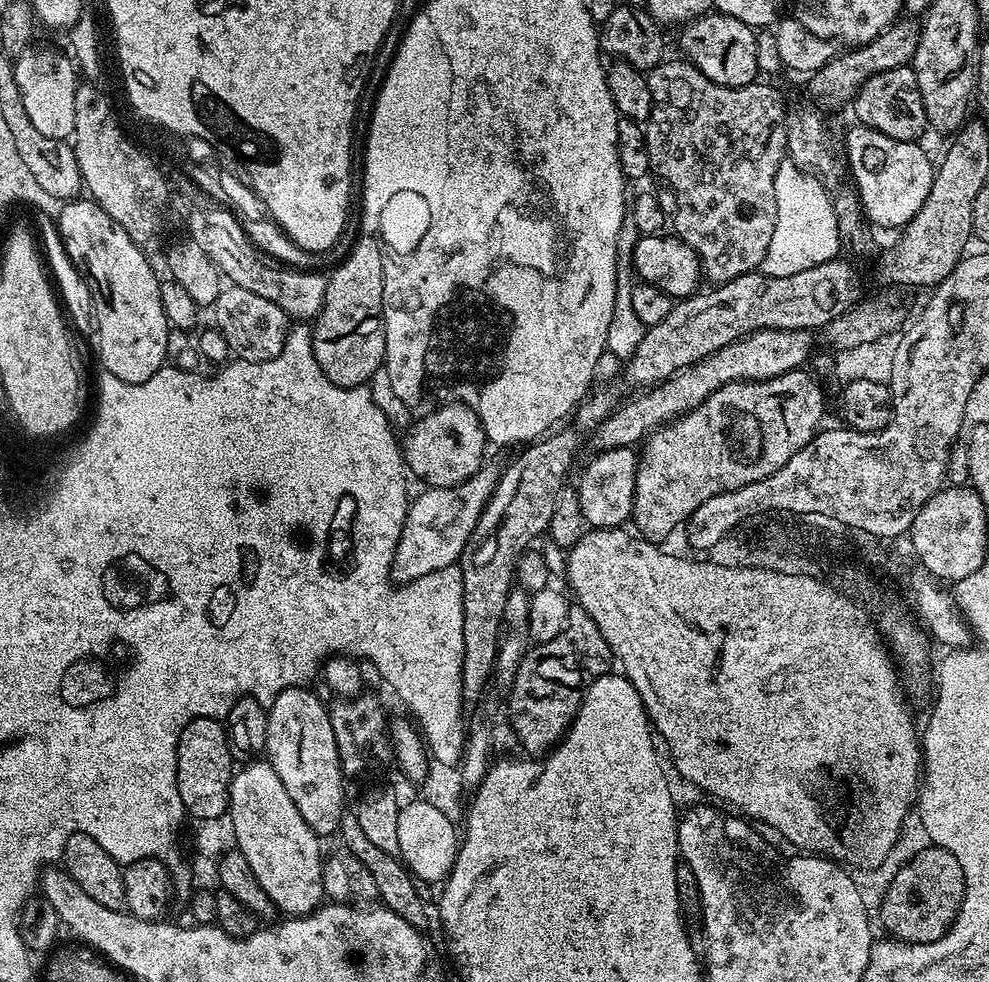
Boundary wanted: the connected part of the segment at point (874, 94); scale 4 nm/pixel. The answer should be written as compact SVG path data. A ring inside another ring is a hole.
M911 66L876 73L857 90L854 99L856 116L861 125L873 128L895 140L919 141L924 131L929 131L926 109L918 90L918 79Z

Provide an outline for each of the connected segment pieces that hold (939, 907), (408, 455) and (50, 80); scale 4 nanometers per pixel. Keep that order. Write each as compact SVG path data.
M927 847L914 853L893 874L880 904L880 920L888 931L885 933L907 944L925 944L945 936L964 901L964 875L958 858L950 850Z
M445 402L435 410L423 413L407 429L406 435L408 437L403 437L402 440L402 451L407 471L411 475L413 472L418 479L425 480L423 483L427 487L445 488L446 486L458 486L462 482L469 480L485 463L484 448L486 449L486 441L484 439L484 428L480 424L480 417L476 415L475 407L469 406L467 403Z
M29 46L14 62L15 81L18 84L19 96L22 98L23 108L30 116L30 122L40 134L45 134L57 142L62 138L69 139L75 128L75 94L80 85L78 81L78 70L69 55L62 55L50 48L36 48Z

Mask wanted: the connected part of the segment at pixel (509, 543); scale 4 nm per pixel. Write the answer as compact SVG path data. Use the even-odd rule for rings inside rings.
M563 428L553 431L539 442L529 443L525 447L528 449L508 469L505 467L501 471L494 494L482 510L464 553L460 555L458 563L462 570L464 591L464 658L460 694L465 705L474 703L483 694L488 679L493 679L500 623L506 610L506 598L514 587L516 562L522 553L529 551L531 544L528 543L535 536L542 535L551 520L557 519L554 502L558 502L558 494L566 487L564 475L571 470L572 459L580 448L579 434L572 428Z

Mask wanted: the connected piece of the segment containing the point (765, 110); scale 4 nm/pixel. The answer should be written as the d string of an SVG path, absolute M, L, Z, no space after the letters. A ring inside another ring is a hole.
M684 58L679 59L665 59L647 73L650 94L652 95L652 112L648 115L646 121L648 153L652 163L652 172L655 175L660 175L662 179L668 180L666 182L667 187L677 196L677 210L674 215L674 221L676 221L675 235L686 241L694 249L696 255L700 258L703 275L707 279L709 276L713 280L711 283L719 286L747 272L757 271L760 263L766 258L766 250L770 250L770 238L774 238L774 226L778 222L778 202L774 202L774 178L778 174L778 166L786 158L788 151L787 122L785 120L786 100L784 96L776 100L776 95L781 93L781 89L768 85L771 83L753 82L737 88L722 86L718 82L706 78L706 74L702 74L697 70L695 64L689 64L687 59Z

